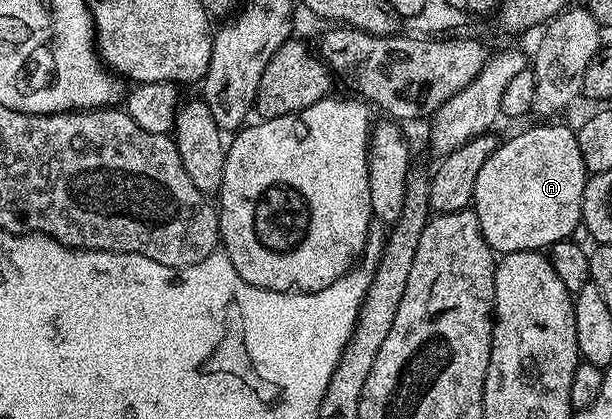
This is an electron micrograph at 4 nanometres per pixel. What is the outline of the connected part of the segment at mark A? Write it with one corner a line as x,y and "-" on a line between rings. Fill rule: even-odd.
537,123
534,129
525,129
510,141
502,140
495,152
483,163
479,179
475,179
472,210
479,219
483,237
494,254
504,255
519,251
545,251
557,241
570,240
577,224
581,223
581,204
587,180
583,155
579,155
577,134
565,125

